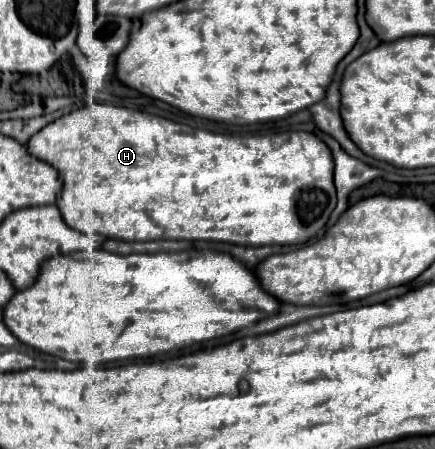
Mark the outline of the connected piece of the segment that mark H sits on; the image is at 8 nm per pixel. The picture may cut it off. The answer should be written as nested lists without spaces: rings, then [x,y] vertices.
[[[90,104],[44,126],[30,138],[28,150],[58,168],[64,182],[58,208],[64,208],[64,222],[84,234],[102,234],[128,242],[214,240],[244,246],[300,244],[324,228],[336,206],[332,152],[312,132],[226,136],[140,110]]]

